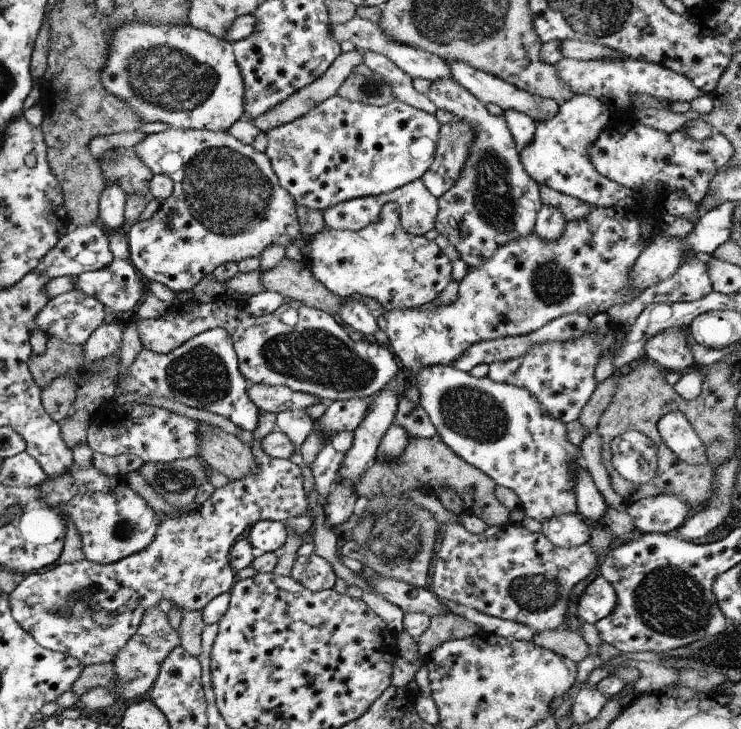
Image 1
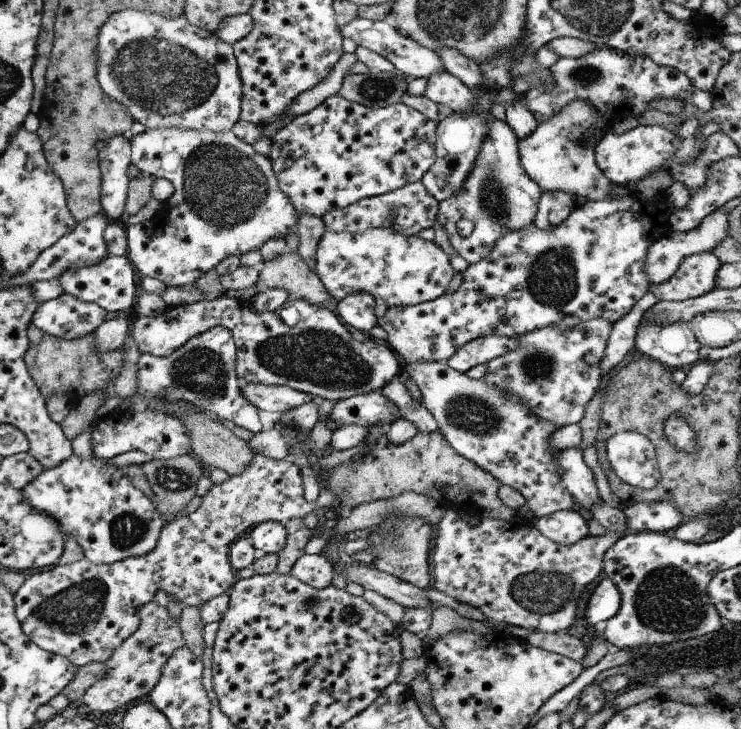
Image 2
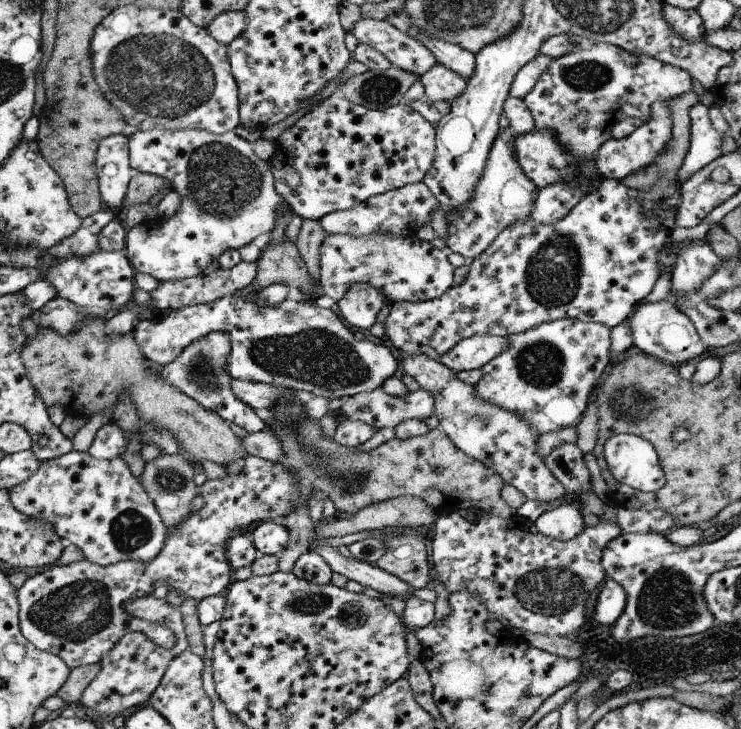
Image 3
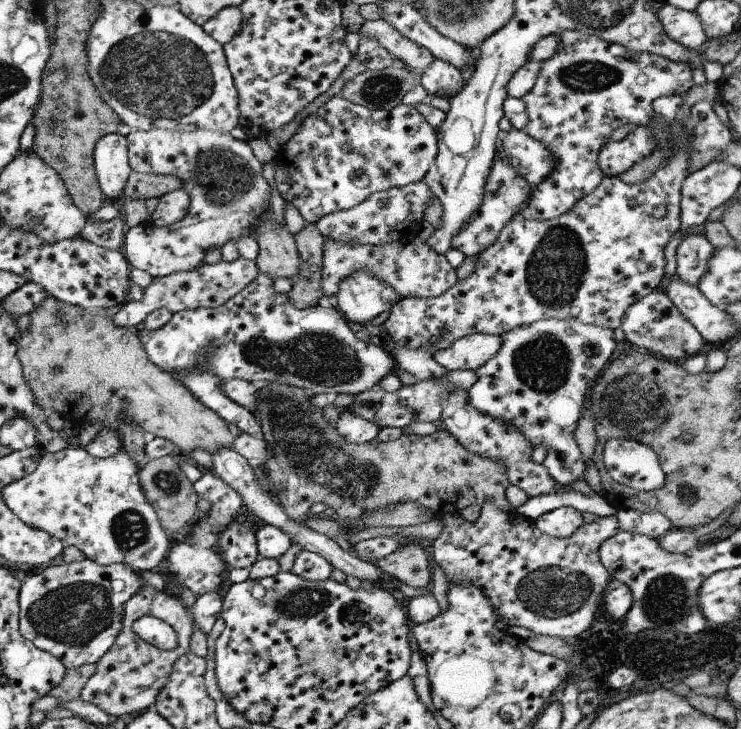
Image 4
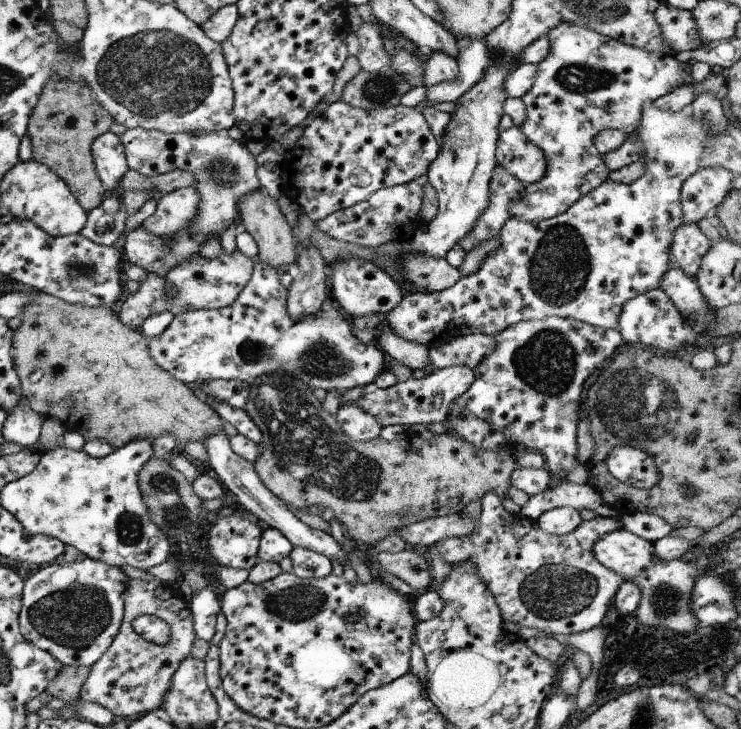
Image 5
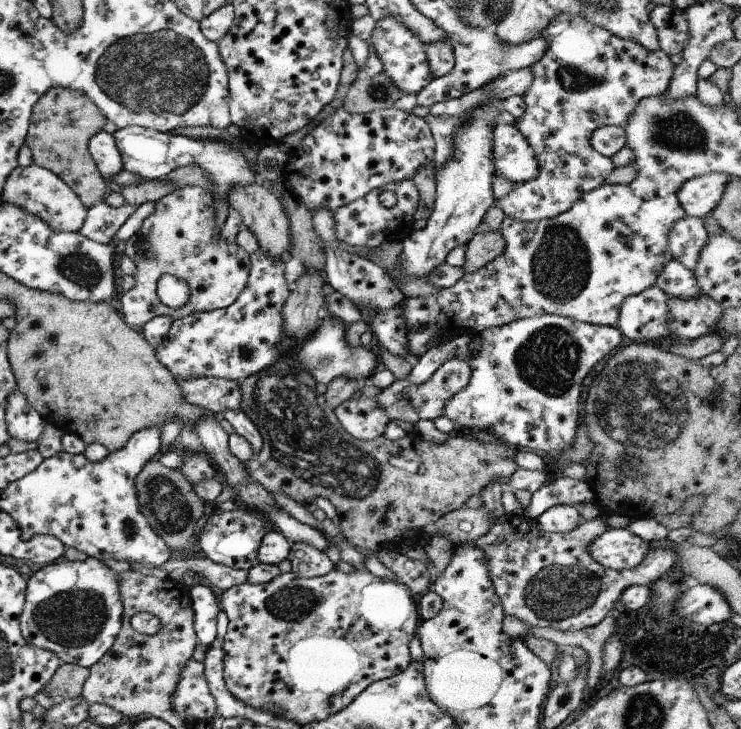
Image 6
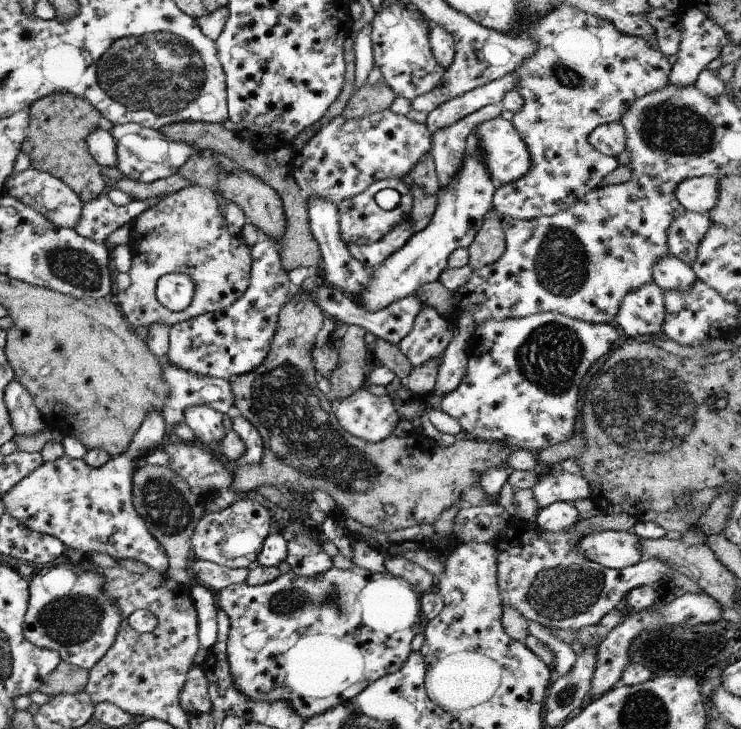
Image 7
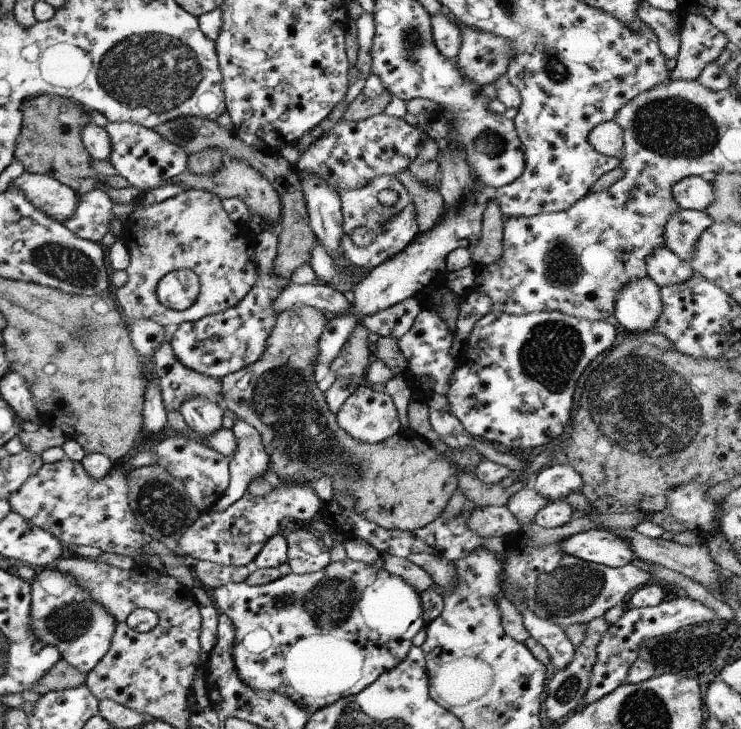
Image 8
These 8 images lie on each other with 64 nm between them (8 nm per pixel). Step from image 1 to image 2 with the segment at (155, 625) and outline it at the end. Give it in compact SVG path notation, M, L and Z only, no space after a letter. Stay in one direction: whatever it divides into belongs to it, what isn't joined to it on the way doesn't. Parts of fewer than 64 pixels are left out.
M151 601L141 605L137 614L138 627L113 650L113 654L104 662L106 673L79 699L78 705L83 712L116 712L144 700L160 677L165 661L175 649L184 646L177 619L172 619L165 607Z

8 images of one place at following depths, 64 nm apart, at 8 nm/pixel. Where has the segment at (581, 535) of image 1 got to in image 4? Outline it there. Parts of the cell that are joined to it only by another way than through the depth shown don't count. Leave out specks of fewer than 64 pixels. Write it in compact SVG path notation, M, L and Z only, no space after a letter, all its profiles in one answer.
M572 506L557 507L534 520L537 530L550 537L567 538L583 523L581 513Z

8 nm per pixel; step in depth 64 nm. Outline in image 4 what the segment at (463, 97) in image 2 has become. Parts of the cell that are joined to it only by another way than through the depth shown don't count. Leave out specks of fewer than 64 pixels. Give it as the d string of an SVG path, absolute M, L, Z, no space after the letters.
M434 58L422 72L420 85L430 98L437 95L454 95L461 90L464 82L460 70Z

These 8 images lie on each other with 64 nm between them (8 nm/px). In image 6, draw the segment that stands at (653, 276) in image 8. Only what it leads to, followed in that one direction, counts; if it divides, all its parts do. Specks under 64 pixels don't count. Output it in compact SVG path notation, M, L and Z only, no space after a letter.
M673 259L663 266L657 275L655 286L674 299L694 299L700 294L693 273Z

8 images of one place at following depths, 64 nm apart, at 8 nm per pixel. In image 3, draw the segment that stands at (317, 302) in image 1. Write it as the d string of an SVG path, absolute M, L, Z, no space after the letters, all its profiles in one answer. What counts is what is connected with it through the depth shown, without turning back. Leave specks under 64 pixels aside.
M286 241L263 248L255 264L256 275L251 284L235 294L251 295L269 284L279 283L312 295L313 302L326 302L318 292L319 281L308 275L305 263L293 243Z

